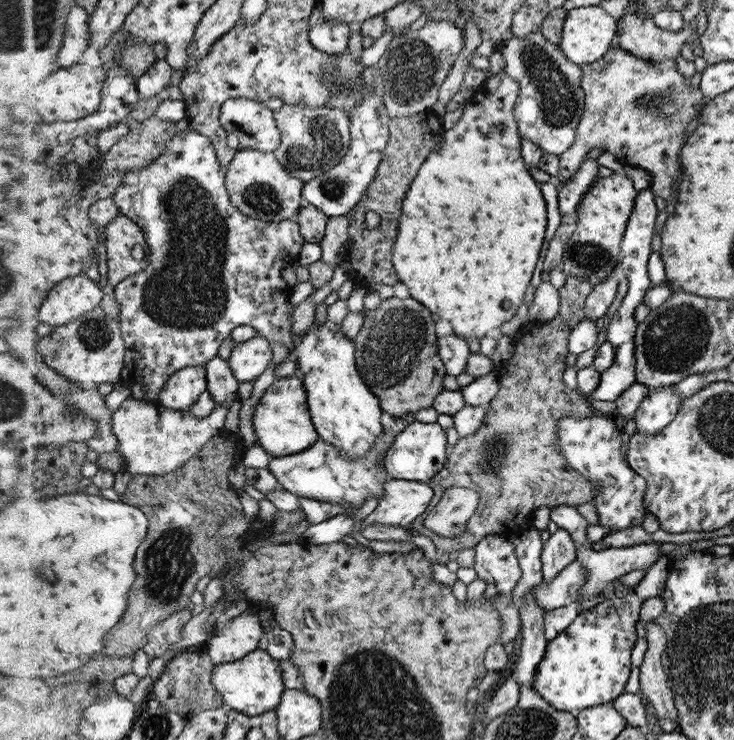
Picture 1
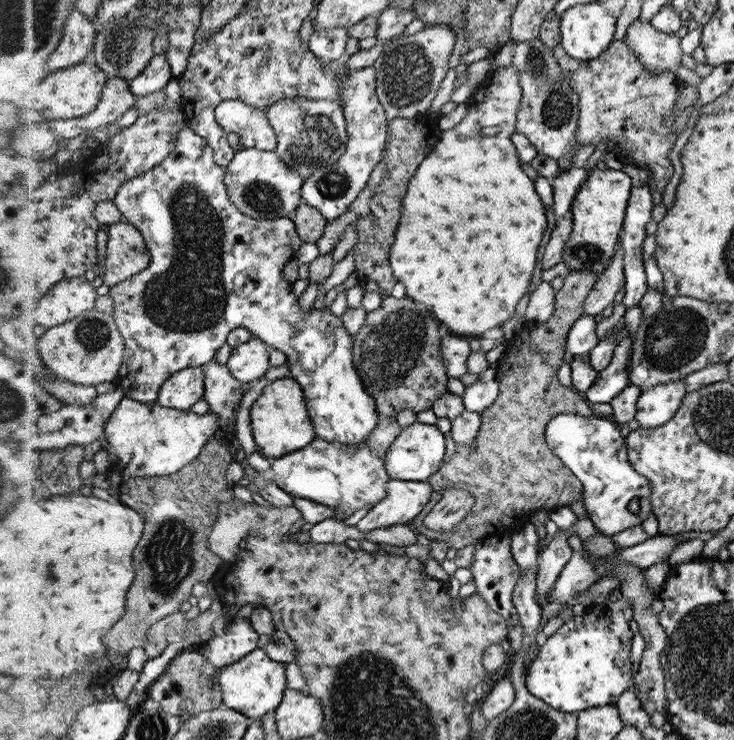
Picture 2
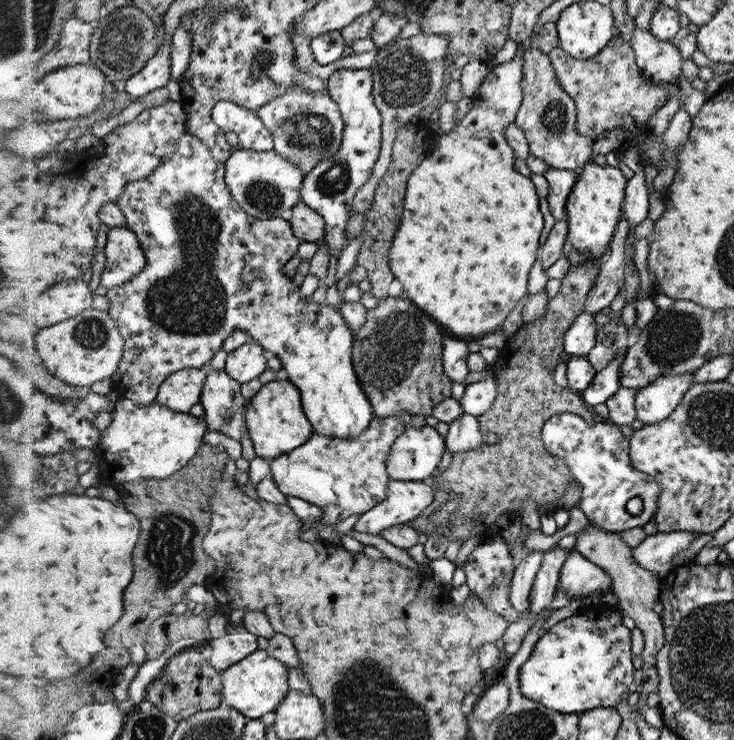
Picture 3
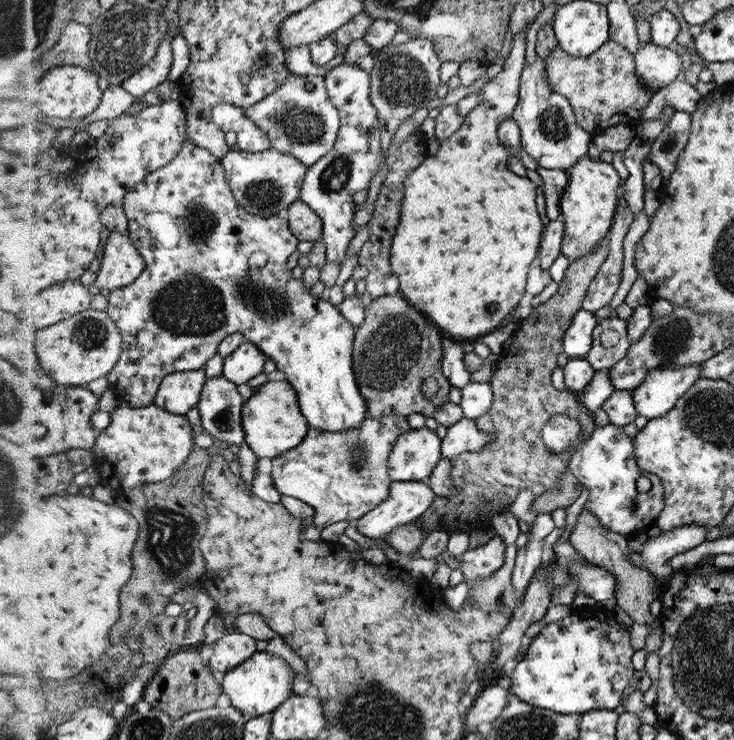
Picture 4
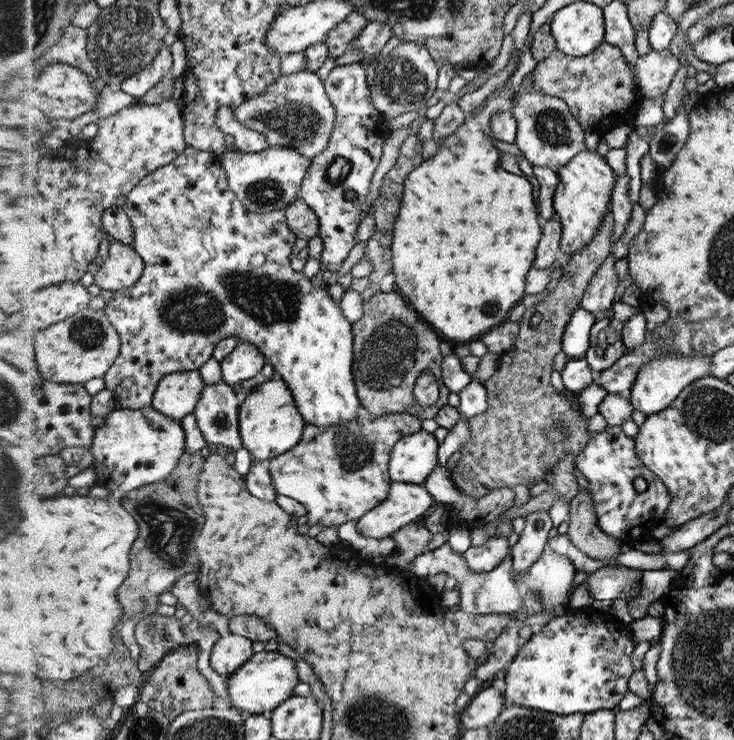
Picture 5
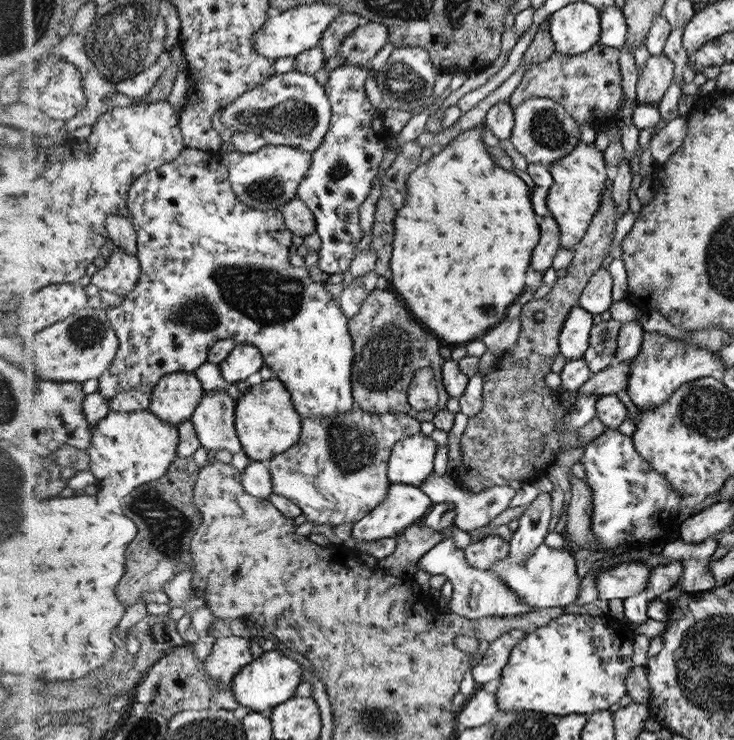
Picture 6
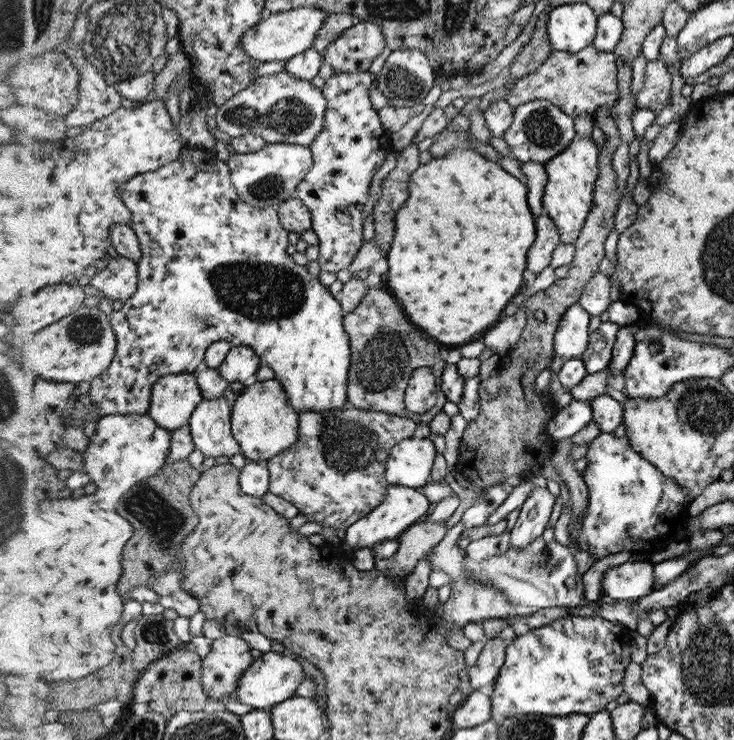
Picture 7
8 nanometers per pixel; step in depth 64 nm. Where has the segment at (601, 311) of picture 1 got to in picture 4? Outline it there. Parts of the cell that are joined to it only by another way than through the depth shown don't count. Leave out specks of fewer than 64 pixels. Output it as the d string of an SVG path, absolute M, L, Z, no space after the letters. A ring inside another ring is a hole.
M620 192L618 206L615 210L615 218L609 230L610 252L603 262L595 280L591 282L587 296L583 300L583 309L595 313L600 308L610 306L620 281L622 280L623 241L633 221L633 212L625 203Z

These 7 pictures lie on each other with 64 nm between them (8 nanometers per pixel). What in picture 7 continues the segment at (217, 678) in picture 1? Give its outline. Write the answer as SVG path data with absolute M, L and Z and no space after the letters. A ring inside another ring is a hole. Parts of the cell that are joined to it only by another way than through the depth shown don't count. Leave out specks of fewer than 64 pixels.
M269 650L258 657L251 668L244 673L235 697L239 702L250 704L254 710L270 710L274 705L279 705L298 693L299 686L306 679L302 670L300 661Z

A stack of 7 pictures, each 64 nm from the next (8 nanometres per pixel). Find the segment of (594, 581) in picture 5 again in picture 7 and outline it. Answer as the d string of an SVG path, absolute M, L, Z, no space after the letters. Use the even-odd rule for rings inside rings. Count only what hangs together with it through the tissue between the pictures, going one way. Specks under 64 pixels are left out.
M629 560L604 573L601 591L614 600L631 600L654 589L653 564L648 560Z

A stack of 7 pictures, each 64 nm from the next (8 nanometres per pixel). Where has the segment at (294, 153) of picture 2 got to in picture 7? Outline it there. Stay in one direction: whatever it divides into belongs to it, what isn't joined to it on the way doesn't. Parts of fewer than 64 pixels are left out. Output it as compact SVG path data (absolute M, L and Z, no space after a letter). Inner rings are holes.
M284 70L254 81L247 90L219 108L216 120L219 128L232 139L256 133L269 143L298 143L310 147L323 129L326 108L328 103L320 88Z

